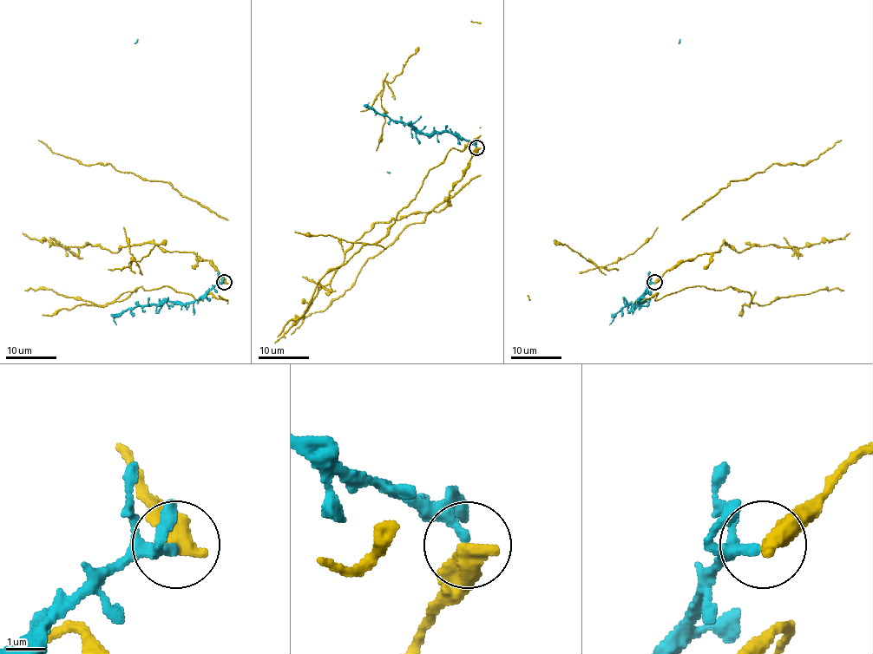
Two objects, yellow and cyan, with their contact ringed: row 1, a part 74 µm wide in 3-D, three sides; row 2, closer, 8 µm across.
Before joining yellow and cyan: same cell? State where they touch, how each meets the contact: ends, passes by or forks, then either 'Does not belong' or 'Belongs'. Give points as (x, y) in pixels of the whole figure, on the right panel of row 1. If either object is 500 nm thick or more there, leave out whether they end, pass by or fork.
Place: (654, 282). Does not belong

